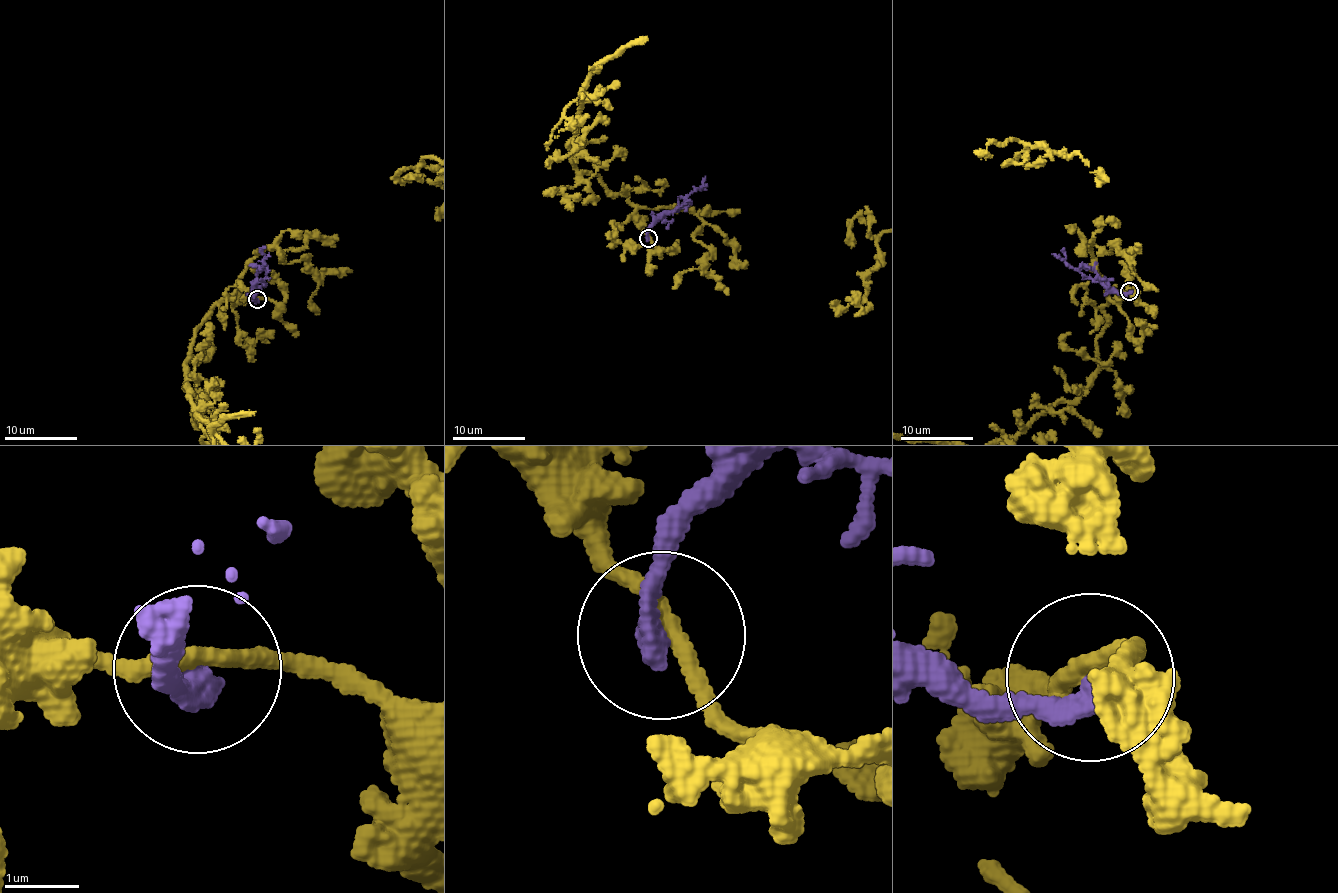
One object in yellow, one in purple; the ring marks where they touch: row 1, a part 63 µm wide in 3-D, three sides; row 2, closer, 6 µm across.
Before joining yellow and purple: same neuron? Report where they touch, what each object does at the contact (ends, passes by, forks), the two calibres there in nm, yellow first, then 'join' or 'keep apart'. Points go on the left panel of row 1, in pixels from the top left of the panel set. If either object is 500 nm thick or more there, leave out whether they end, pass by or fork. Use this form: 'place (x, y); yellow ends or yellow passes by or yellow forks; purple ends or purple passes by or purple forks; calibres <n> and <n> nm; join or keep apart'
place (257, 299); yellow passes by; purple ends; calibres 200 and 360 nm; keep apart

